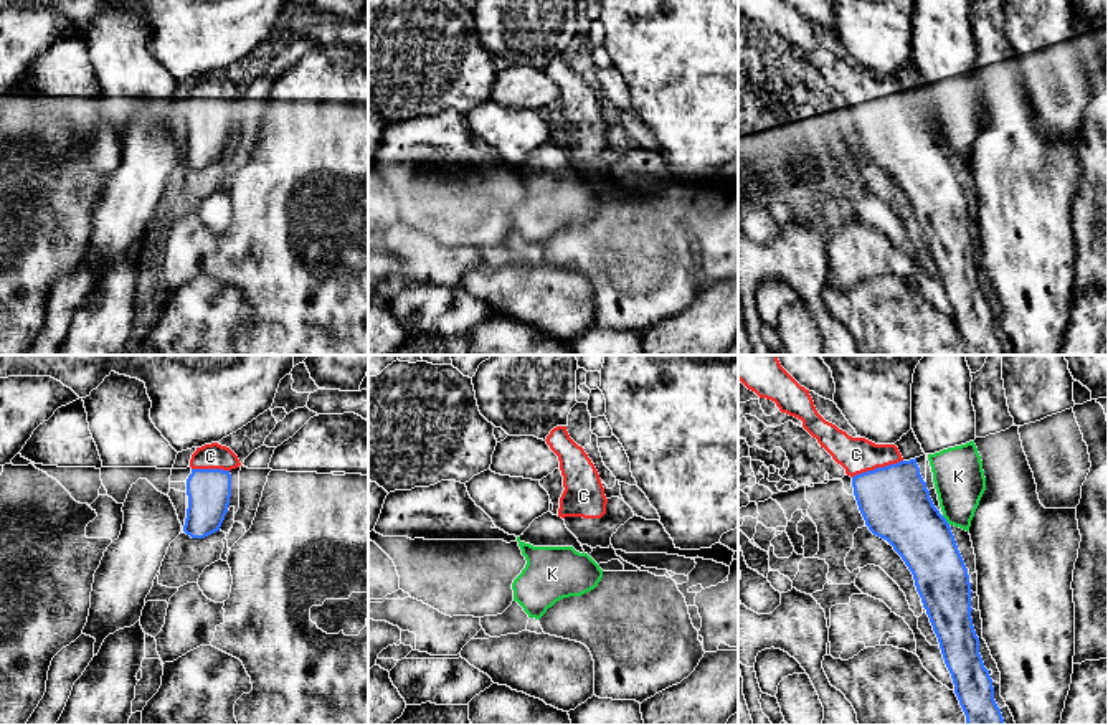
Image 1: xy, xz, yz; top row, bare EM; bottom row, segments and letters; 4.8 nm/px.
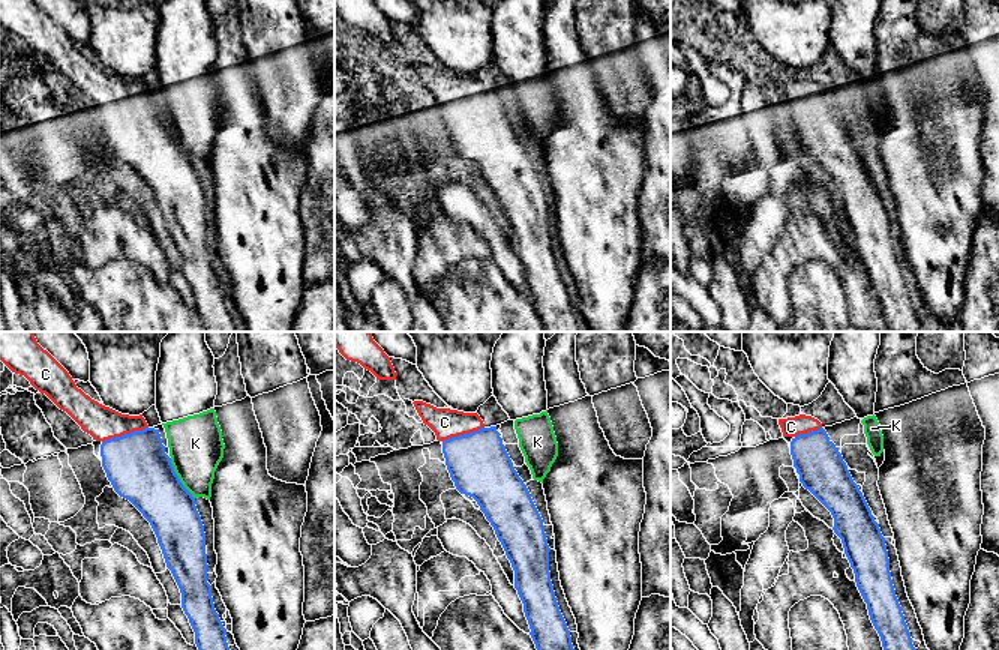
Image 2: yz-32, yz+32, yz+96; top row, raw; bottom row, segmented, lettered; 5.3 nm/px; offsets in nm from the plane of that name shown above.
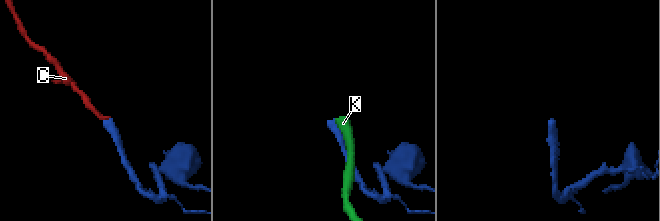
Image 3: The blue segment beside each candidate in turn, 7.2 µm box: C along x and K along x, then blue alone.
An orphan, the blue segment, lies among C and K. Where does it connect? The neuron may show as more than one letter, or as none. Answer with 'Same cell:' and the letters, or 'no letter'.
Same cell: C

